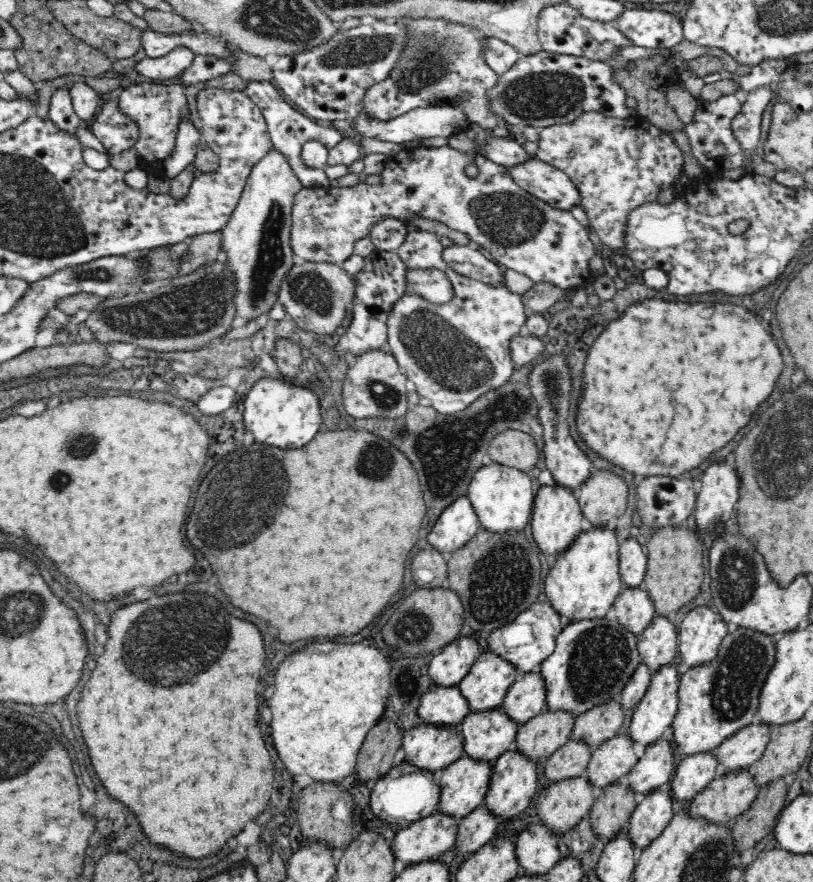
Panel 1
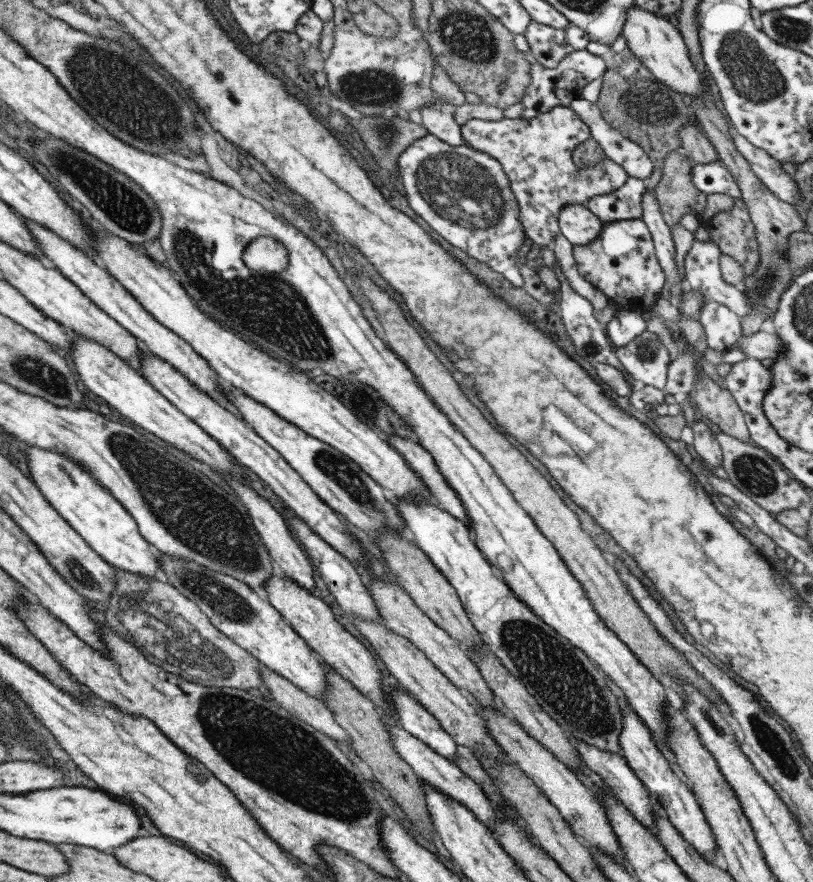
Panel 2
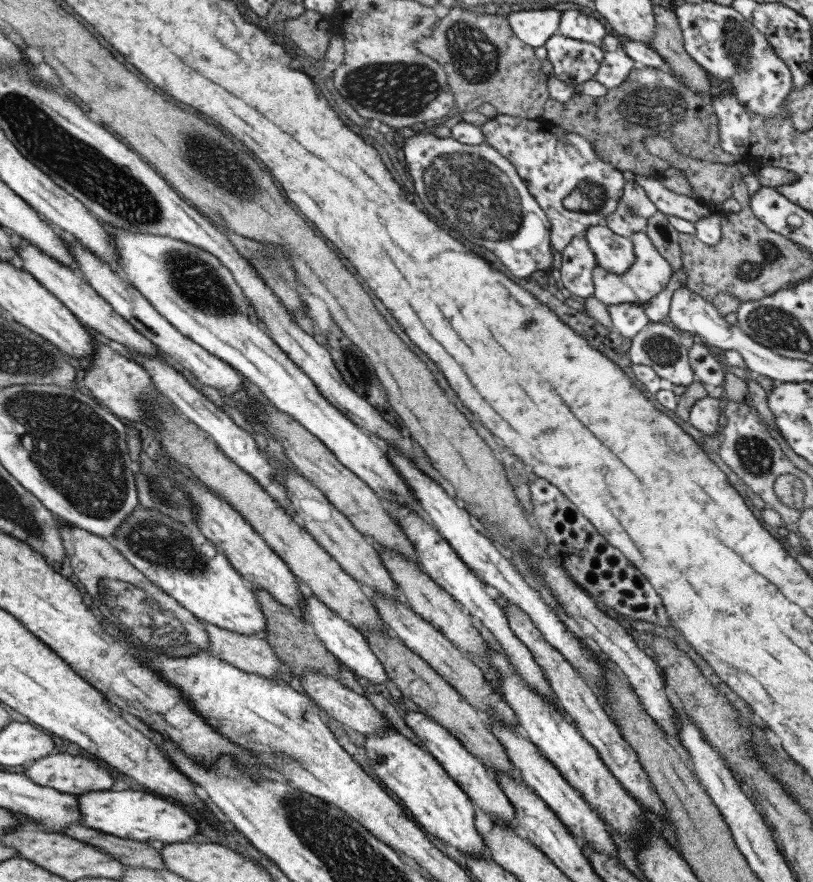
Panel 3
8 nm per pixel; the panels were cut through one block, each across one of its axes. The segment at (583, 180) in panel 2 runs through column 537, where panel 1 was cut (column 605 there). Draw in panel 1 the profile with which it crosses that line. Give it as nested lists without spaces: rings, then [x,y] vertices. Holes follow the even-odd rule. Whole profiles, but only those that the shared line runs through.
[[[582,112],[582,116],[578,116],[574,122],[553,124],[539,130],[537,146],[535,158],[565,172],[579,187],[581,207],[601,242],[622,254],[626,250],[626,228],[630,212],[644,204],[656,204],[658,196],[675,187],[684,174],[682,151],[672,136],[640,115],[624,120],[605,116],[602,112]]]

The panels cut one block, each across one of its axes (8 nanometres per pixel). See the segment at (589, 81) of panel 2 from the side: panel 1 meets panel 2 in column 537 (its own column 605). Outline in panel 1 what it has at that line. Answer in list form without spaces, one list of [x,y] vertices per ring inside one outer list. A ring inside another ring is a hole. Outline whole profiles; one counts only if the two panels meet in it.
[[[541,52],[520,56],[517,64],[499,78],[499,84],[488,90],[491,108],[510,124],[537,126],[539,130],[553,124],[574,122],[582,112],[602,112],[616,119],[629,119],[637,115],[637,108],[626,105],[628,94],[615,78],[615,70],[608,64],[589,60],[584,56],[572,56],[556,52]]]

